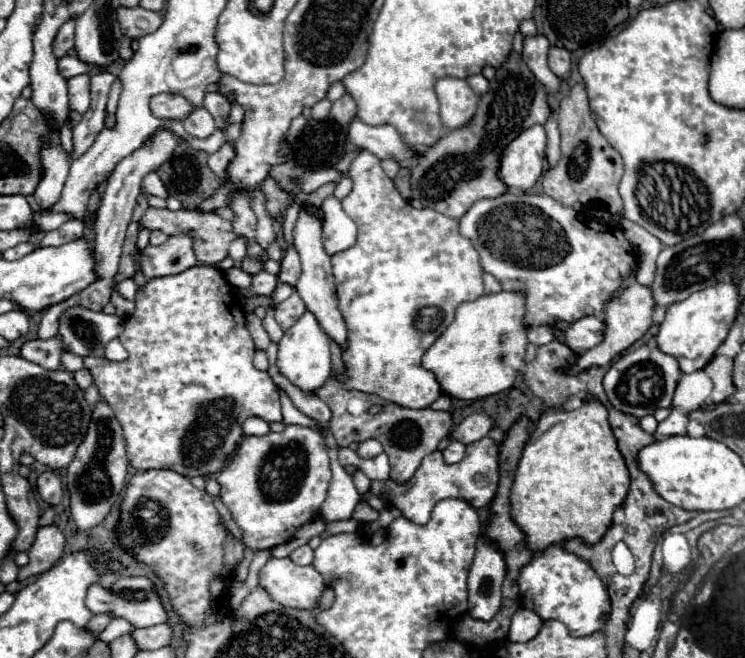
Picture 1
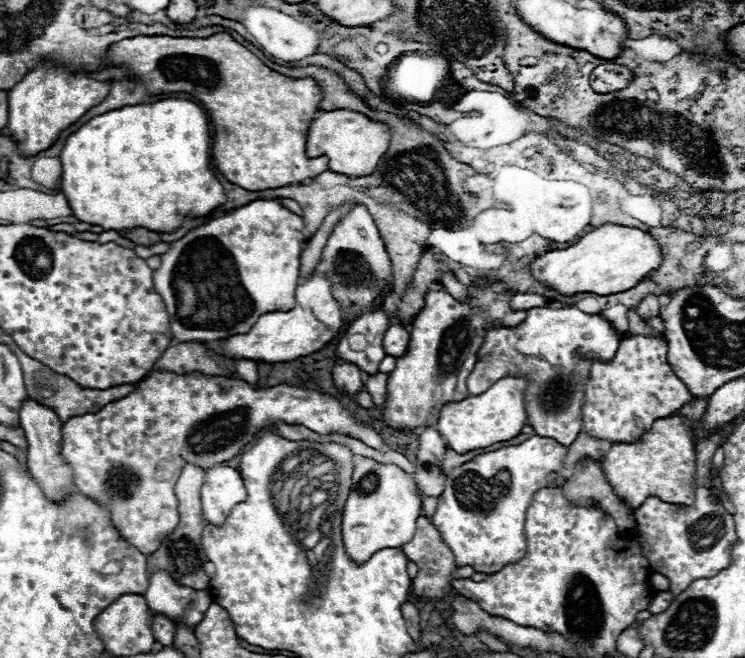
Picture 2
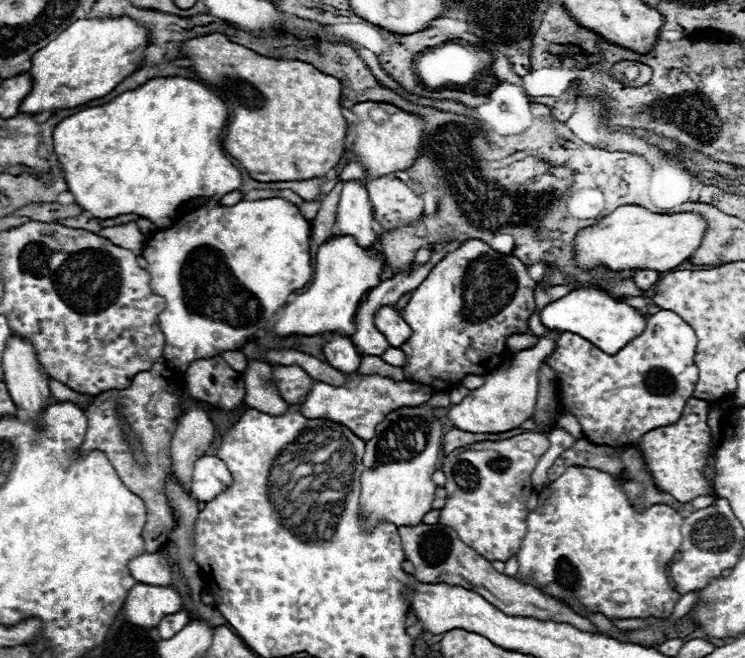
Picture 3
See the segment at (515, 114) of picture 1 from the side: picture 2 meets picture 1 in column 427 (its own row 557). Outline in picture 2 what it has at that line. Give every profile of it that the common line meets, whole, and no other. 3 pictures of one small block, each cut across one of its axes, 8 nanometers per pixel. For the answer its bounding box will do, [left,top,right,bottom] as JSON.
[148,464,210,590]

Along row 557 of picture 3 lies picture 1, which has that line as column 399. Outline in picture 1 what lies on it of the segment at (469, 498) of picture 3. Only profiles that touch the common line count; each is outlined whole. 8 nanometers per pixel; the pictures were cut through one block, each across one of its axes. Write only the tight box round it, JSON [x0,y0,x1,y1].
[382,438,500,524]

